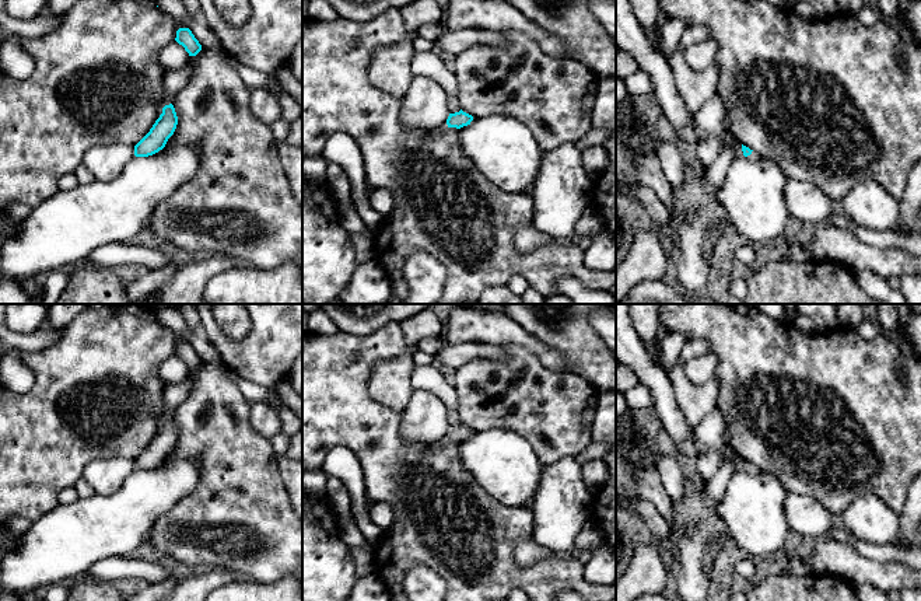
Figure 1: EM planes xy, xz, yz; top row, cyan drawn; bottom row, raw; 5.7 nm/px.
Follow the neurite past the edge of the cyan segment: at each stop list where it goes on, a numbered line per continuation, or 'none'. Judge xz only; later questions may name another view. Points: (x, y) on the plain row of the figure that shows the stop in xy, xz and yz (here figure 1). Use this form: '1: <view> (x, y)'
1: xz (454, 419)

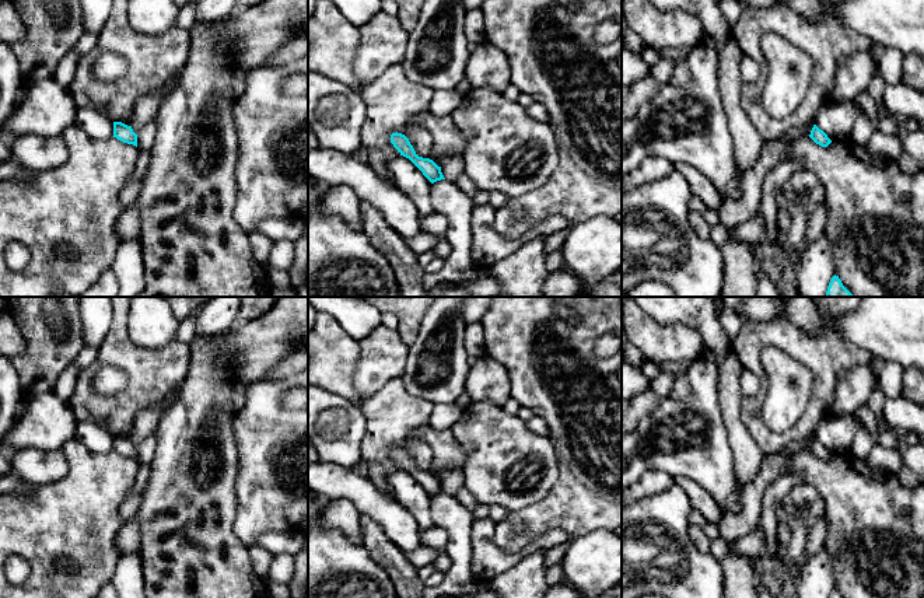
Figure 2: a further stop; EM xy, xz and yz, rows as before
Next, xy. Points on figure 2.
none

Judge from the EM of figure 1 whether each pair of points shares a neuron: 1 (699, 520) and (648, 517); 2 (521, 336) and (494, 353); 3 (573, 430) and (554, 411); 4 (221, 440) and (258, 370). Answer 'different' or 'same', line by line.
1: different
2: different
3: same
4: different

